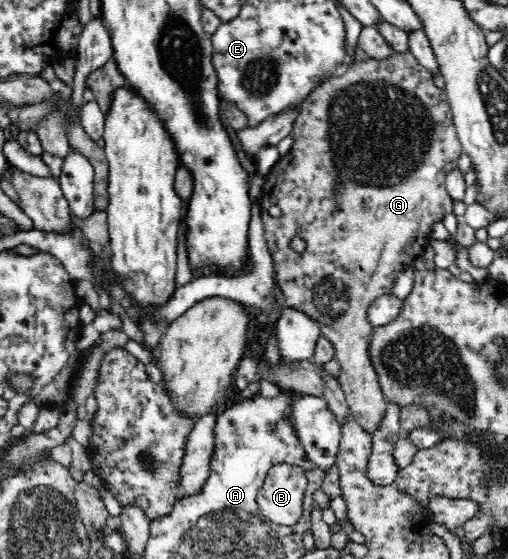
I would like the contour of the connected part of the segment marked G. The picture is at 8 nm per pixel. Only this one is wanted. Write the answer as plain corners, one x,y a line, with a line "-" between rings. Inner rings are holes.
410,51
404,52
404,54
394,53
391,54
388,58
383,58
380,60
367,57
367,59
363,61
351,63
343,71
341,71
340,74
328,78
327,81
324,81
320,86
318,86
318,88
314,89
308,95
307,100
302,103
302,106
299,108
299,115
297,117
298,118
294,124
294,128
290,134
293,137
292,146
286,155
281,156
278,164
272,168
270,174
268,174
268,176
265,178
261,196
258,198
260,208
259,211
261,212
261,219
264,229
264,240
266,241
266,245
268,245
268,250
270,250
274,276
277,278
279,288
283,292
286,306
305,312
318,324
318,326
320,326
321,335
328,339
332,345
334,345
335,359
338,360
338,363
340,363
340,376
338,376
337,379
340,381
341,388
345,393
349,410
352,413
352,417
354,417
354,421
356,421
358,425
362,426
362,429
366,429
366,431
372,434
378,428
382,418
384,418
385,412
388,410
388,402
385,400
384,394
382,393
380,384
378,382
377,373
375,372
370,359
370,342
372,341
372,334
375,332
375,327
368,321
367,310
370,308
372,302
391,290
391,287
394,286
394,282
400,272
404,271
407,267
410,267
416,258
423,256
424,252
426,252
425,246
429,243
433,243
430,238
432,226
434,226
434,224
436,224
436,222
439,220
441,221
449,212
452,212
453,200
446,190
445,178
450,171
453,171
454,168
457,167
458,159
460,158
460,154
463,152
462,143
460,142
456,132
456,126
454,125
452,117
452,109
450,108
450,103
448,103
448,99
446,98
446,93
444,93
442,89
438,88
438,86
434,84
433,74
429,70
426,70
423,66
420,66
420,63
416,60
416,57
-
292,238
300,238
300,240
304,240
304,244
306,244
306,246
303,252
296,252
296,250
292,249
292,246
290,246
290,240
292,240

